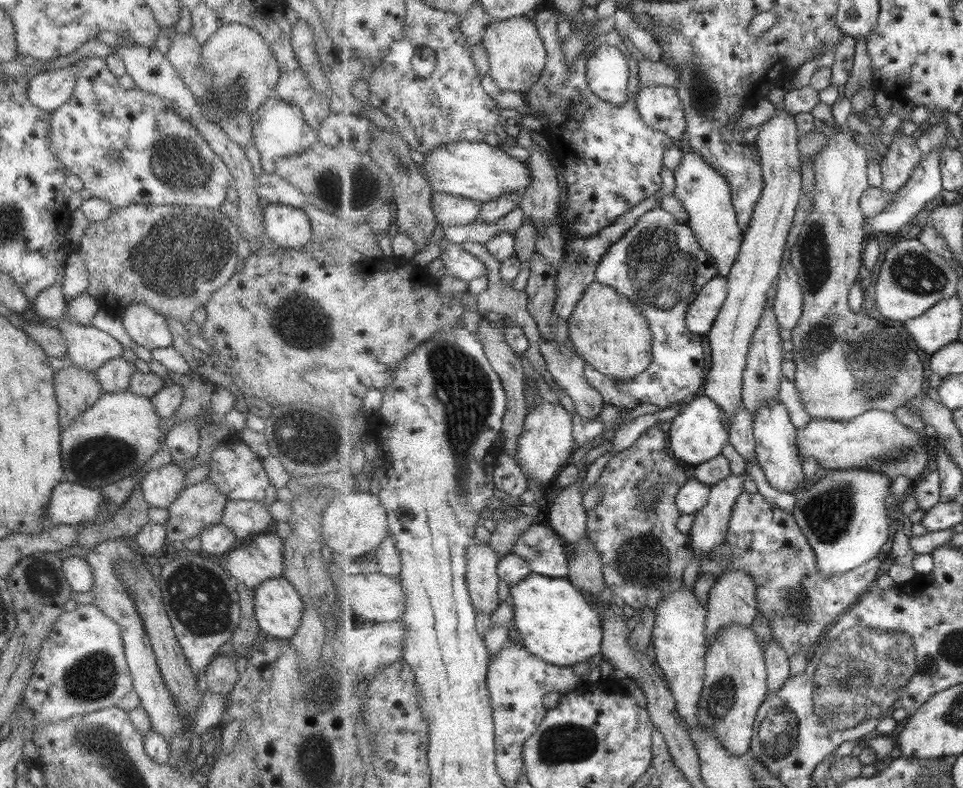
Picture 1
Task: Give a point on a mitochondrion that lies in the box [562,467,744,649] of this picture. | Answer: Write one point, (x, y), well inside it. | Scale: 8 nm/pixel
(643, 560)

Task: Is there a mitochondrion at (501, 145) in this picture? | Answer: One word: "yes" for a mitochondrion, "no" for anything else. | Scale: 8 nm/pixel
no

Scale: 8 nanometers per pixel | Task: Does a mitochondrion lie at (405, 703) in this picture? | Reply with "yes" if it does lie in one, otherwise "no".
yes

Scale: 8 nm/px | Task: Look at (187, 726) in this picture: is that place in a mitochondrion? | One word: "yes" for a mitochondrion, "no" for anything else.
no

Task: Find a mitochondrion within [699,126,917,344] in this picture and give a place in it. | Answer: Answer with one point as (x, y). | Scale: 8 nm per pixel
(813, 254)

